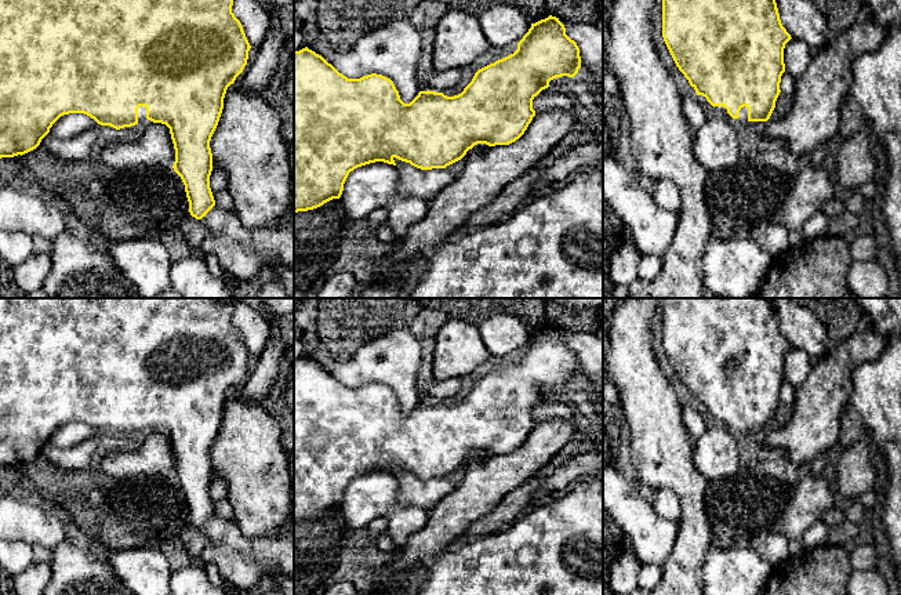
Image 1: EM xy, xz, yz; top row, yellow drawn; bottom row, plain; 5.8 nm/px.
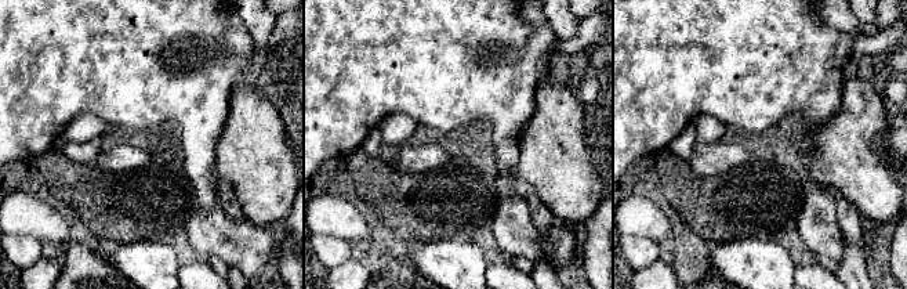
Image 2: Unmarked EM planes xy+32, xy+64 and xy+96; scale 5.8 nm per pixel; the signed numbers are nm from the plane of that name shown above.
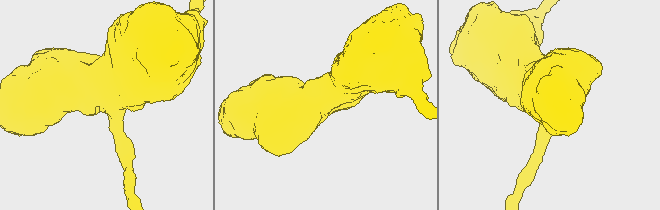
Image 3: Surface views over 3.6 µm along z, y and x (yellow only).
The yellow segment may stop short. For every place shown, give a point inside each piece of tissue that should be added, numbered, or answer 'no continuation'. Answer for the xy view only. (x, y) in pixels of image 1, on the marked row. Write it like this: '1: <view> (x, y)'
1: xy (142, 119)

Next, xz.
no continuation

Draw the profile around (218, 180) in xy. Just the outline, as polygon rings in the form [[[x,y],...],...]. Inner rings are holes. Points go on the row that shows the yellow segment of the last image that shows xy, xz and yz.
[[[215,167],[210,175],[210,188],[215,206],[224,210],[233,210],[233,199],[228,191],[228,175],[222,167]]]

